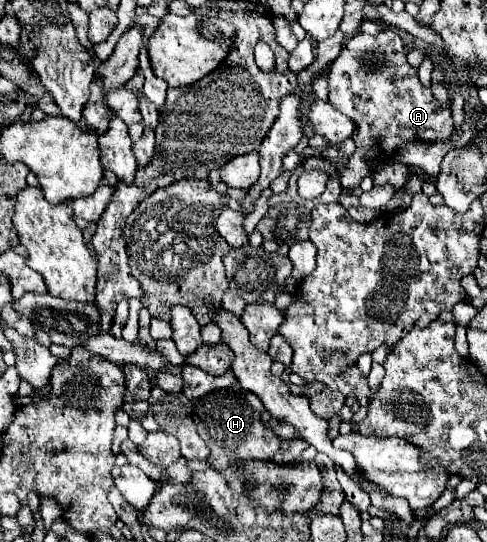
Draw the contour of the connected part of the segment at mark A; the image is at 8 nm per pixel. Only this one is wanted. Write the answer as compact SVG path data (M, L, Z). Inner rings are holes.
M384 28L378 36L362 32L352 36L342 48L342 54L332 62L328 78L328 102L356 124L352 134L356 144L354 154L348 156L344 164L328 158L328 162L338 170L342 188L358 186L362 178L370 176L374 162L392 158L406 142L434 142L436 138L446 138L446 134L454 130L450 104L438 104L432 90L422 86L418 80L418 68L408 64L404 44L390 28Z

